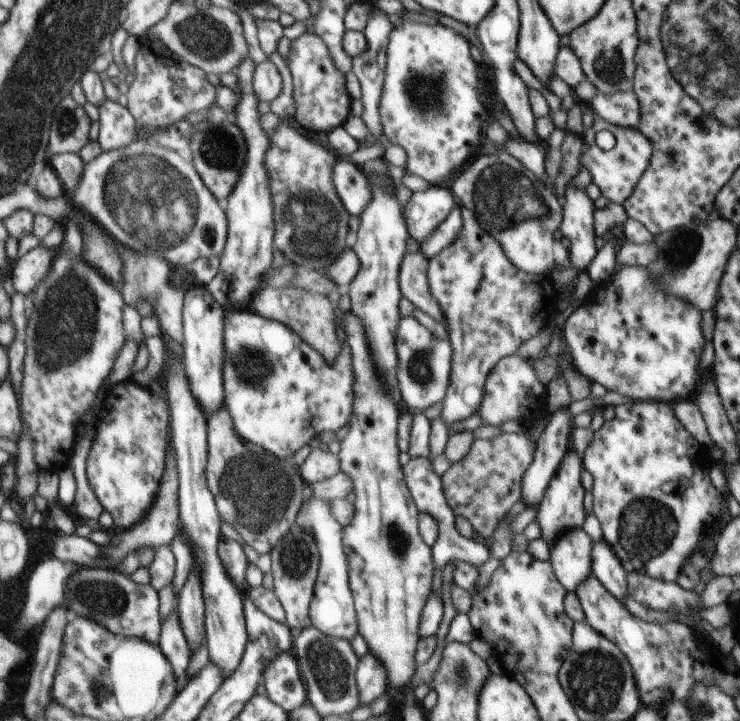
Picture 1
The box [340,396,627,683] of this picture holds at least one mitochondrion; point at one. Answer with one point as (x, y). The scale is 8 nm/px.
(397, 537)

